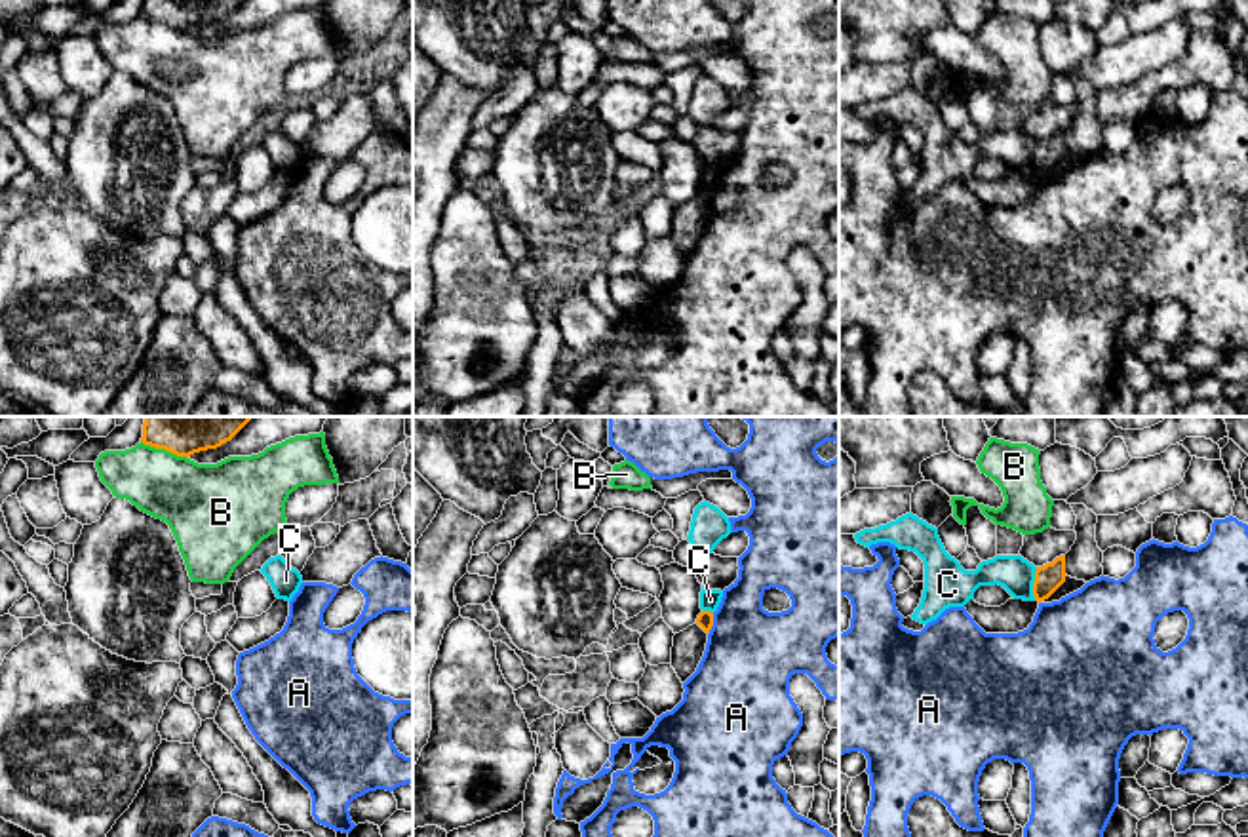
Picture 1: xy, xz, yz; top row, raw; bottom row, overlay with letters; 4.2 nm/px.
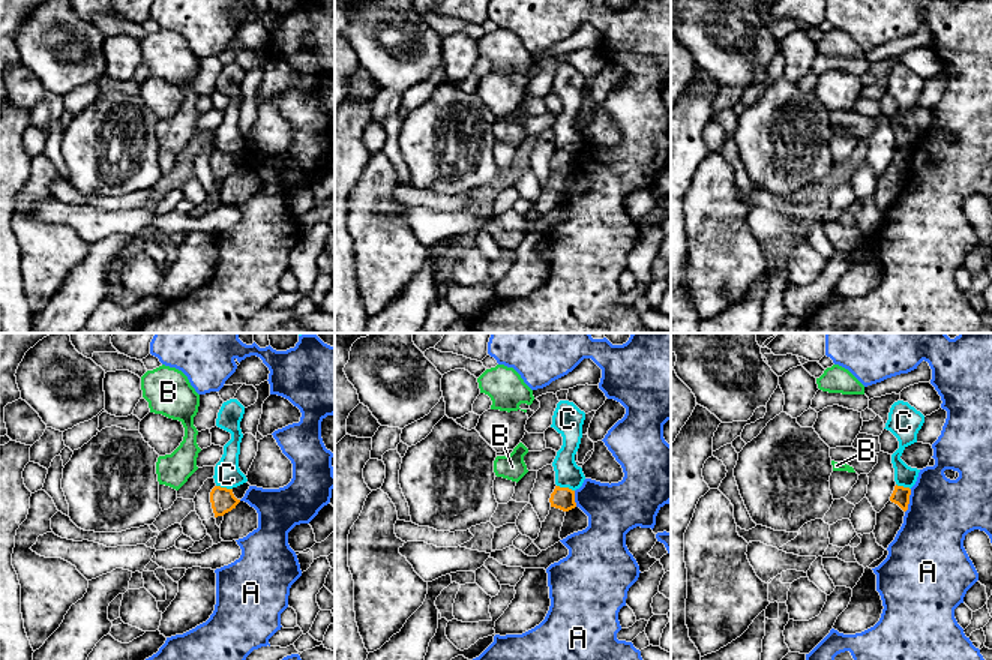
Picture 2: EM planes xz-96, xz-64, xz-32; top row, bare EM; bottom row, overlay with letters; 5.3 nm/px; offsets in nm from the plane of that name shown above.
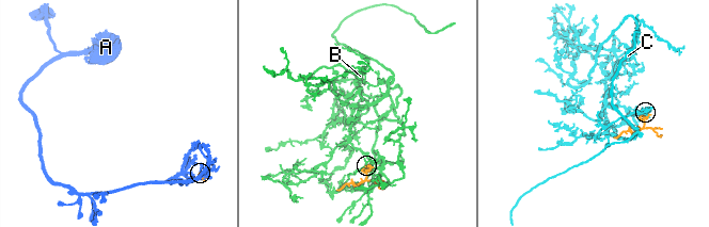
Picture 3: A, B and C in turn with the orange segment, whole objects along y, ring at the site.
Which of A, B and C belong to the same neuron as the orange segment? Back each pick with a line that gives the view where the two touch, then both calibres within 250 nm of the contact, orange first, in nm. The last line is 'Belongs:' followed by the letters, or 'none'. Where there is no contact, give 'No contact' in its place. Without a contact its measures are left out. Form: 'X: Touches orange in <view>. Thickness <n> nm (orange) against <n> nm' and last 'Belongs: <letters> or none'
Belongs: none

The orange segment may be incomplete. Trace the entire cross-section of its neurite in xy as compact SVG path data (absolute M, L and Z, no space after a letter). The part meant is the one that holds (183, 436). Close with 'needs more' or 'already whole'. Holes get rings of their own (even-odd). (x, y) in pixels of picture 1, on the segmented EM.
M145 417L145 445L177 457L217 449L230 441L253 417Z; already whole

